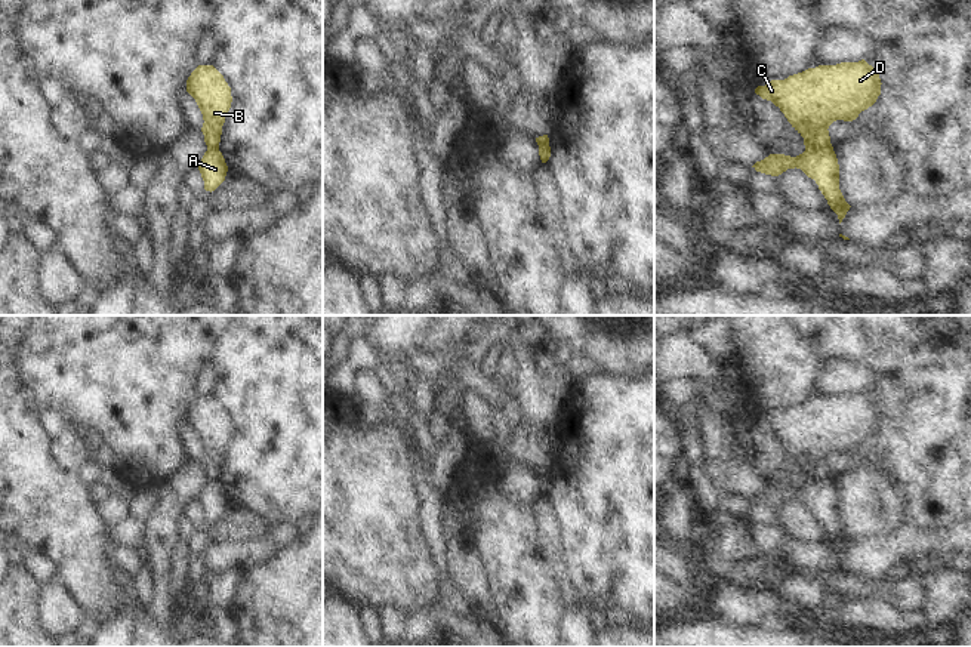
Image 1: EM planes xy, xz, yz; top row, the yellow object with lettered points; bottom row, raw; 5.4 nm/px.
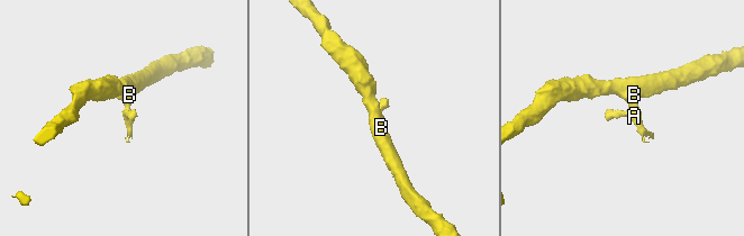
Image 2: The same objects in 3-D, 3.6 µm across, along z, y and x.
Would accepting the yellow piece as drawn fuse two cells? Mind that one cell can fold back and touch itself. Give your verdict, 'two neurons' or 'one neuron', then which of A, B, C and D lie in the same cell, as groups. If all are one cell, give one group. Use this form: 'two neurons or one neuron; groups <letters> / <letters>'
two neurons; groups A / B C D

